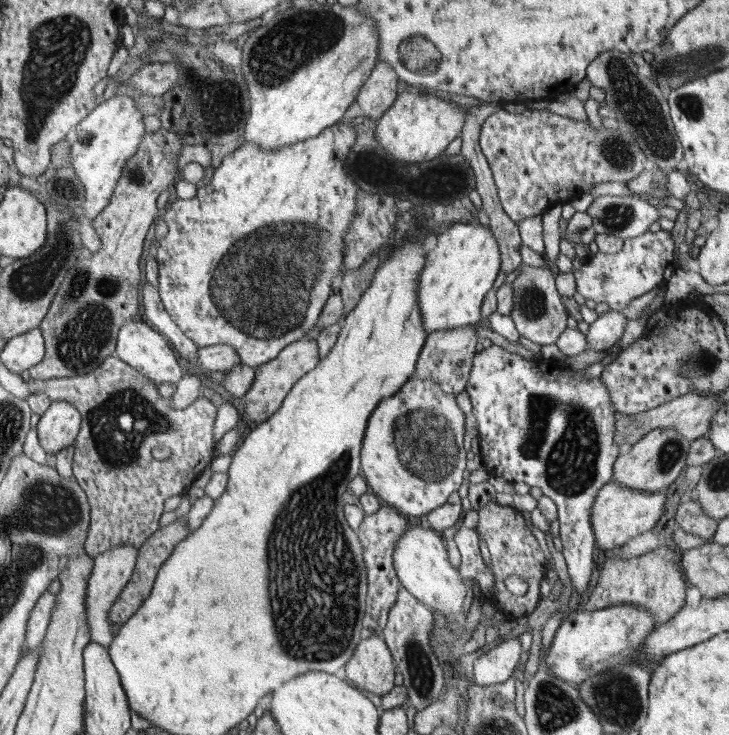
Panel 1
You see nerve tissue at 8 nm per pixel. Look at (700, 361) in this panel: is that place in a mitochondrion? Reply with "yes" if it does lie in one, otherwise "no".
yes

